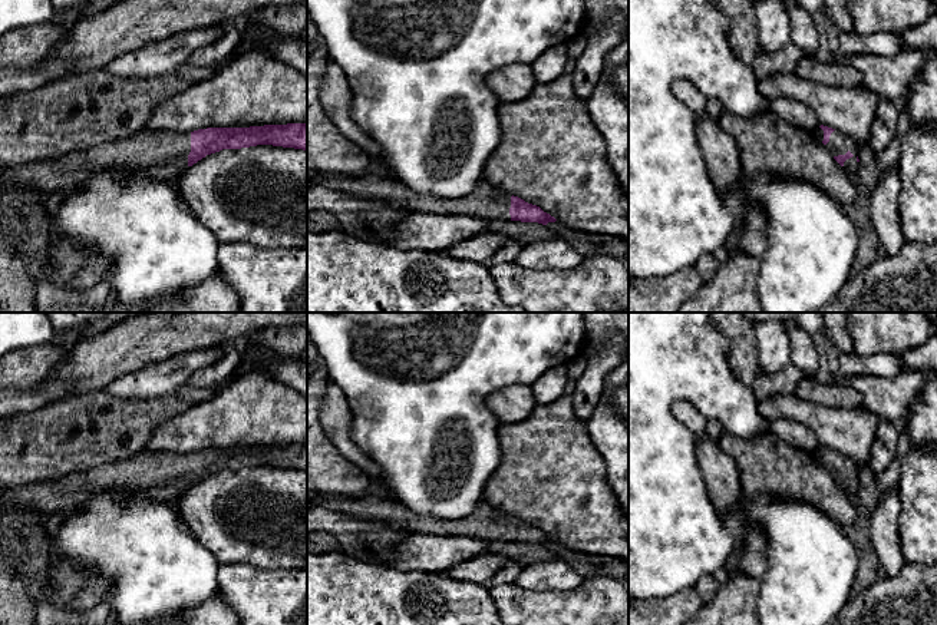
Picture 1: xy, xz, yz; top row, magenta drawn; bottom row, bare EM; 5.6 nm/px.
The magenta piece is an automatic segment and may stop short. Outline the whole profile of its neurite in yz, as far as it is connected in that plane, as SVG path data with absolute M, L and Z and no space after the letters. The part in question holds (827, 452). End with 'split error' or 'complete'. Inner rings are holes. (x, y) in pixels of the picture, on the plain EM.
M821 446L815 452L816 459L832 474L834 480L844 489L847 496L854 500L858 496L858 466L857 463L828 447Z | split error

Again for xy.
M307 444L264 446L250 449L207 449L191 454L152 453L142 450L131 457L109 462L85 472L60 479L0 490L0 505L26 506L43 516L67 513L80 509L92 495L112 495L123 490L128 496L143 495L152 499L176 503L178 497L207 476L222 470L241 470L257 466L273 466L307 472Z | split error

